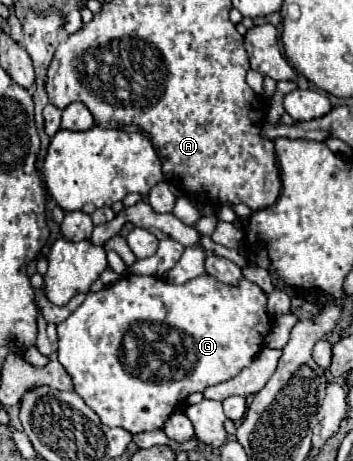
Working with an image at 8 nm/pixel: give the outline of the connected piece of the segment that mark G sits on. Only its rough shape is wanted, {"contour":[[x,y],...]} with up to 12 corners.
{"contour":[[129,273],[57,325],[103,425],[163,429],[271,331],[263,291]]}

